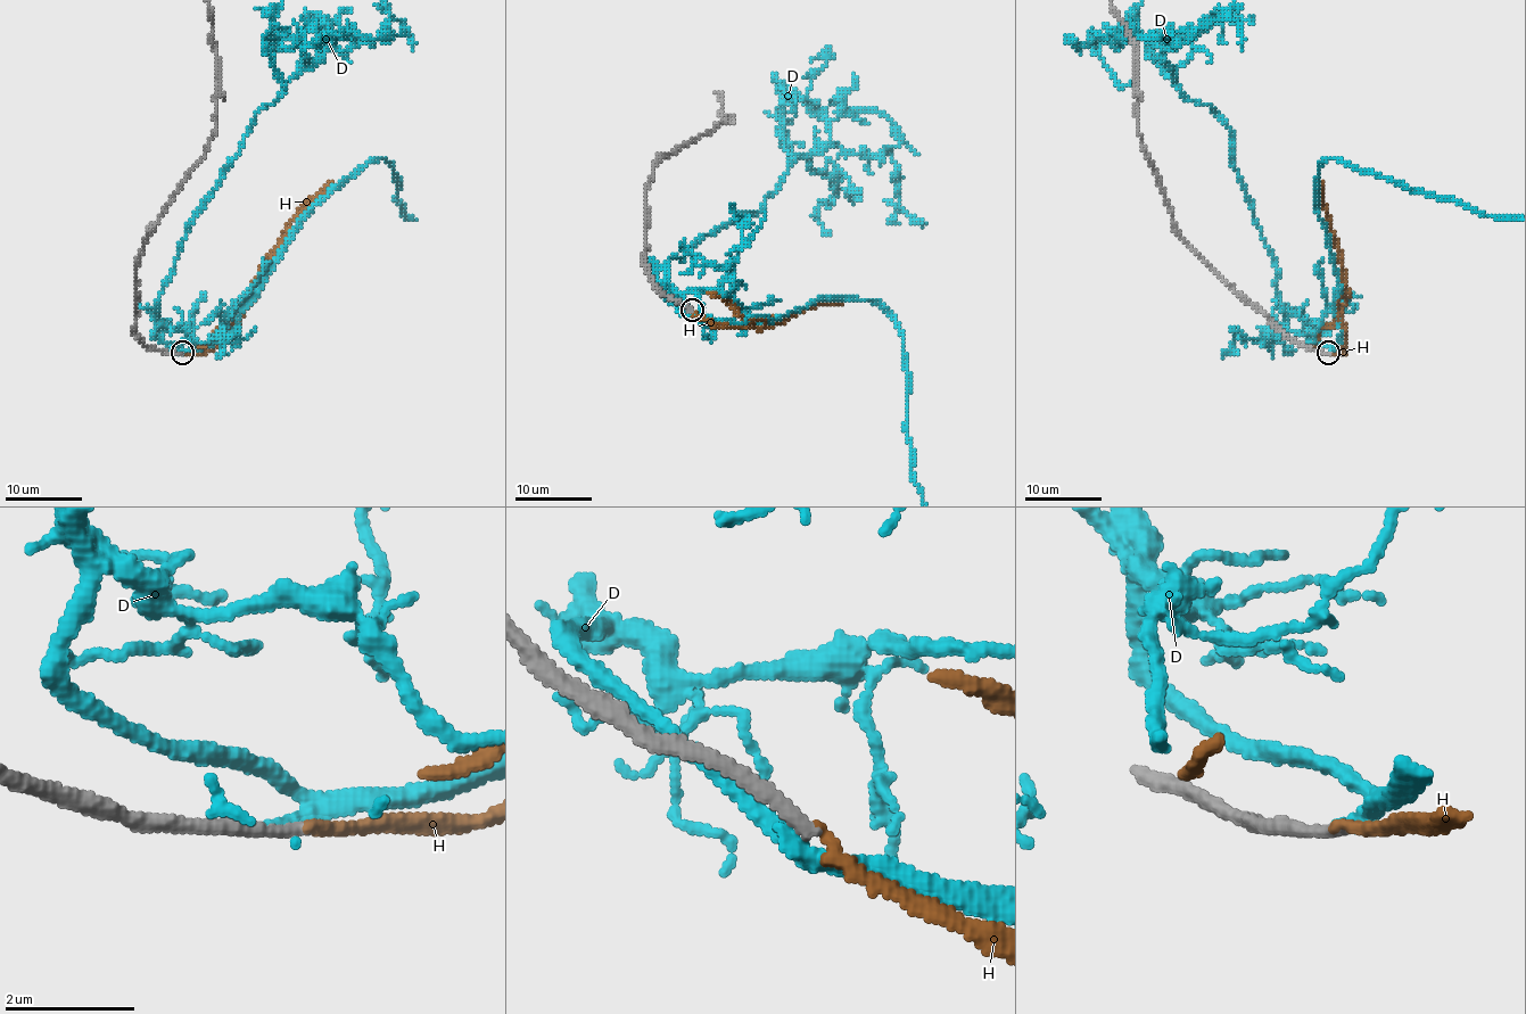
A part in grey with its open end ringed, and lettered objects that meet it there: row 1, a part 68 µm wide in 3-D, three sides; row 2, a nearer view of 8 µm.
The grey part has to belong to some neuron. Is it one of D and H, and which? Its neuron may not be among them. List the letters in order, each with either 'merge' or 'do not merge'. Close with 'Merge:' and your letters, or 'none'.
D: do not merge
H: merge
Merge: H

